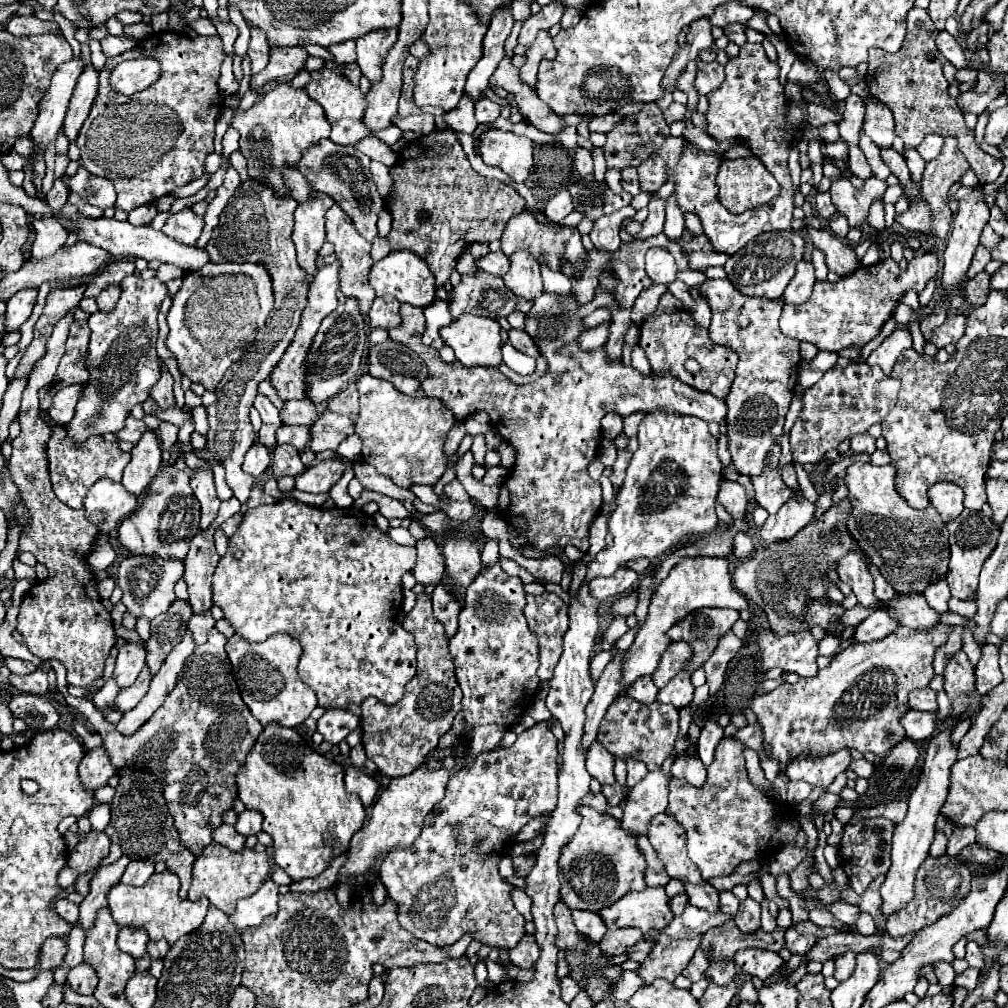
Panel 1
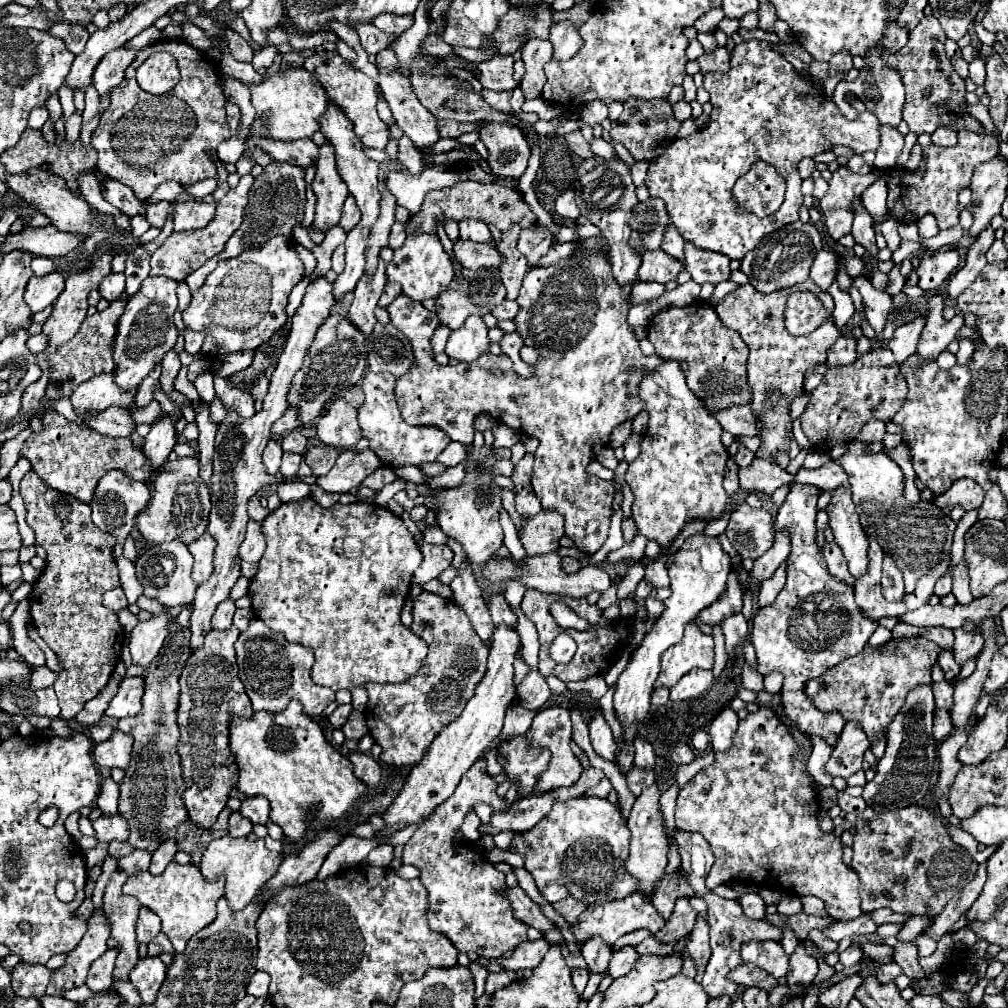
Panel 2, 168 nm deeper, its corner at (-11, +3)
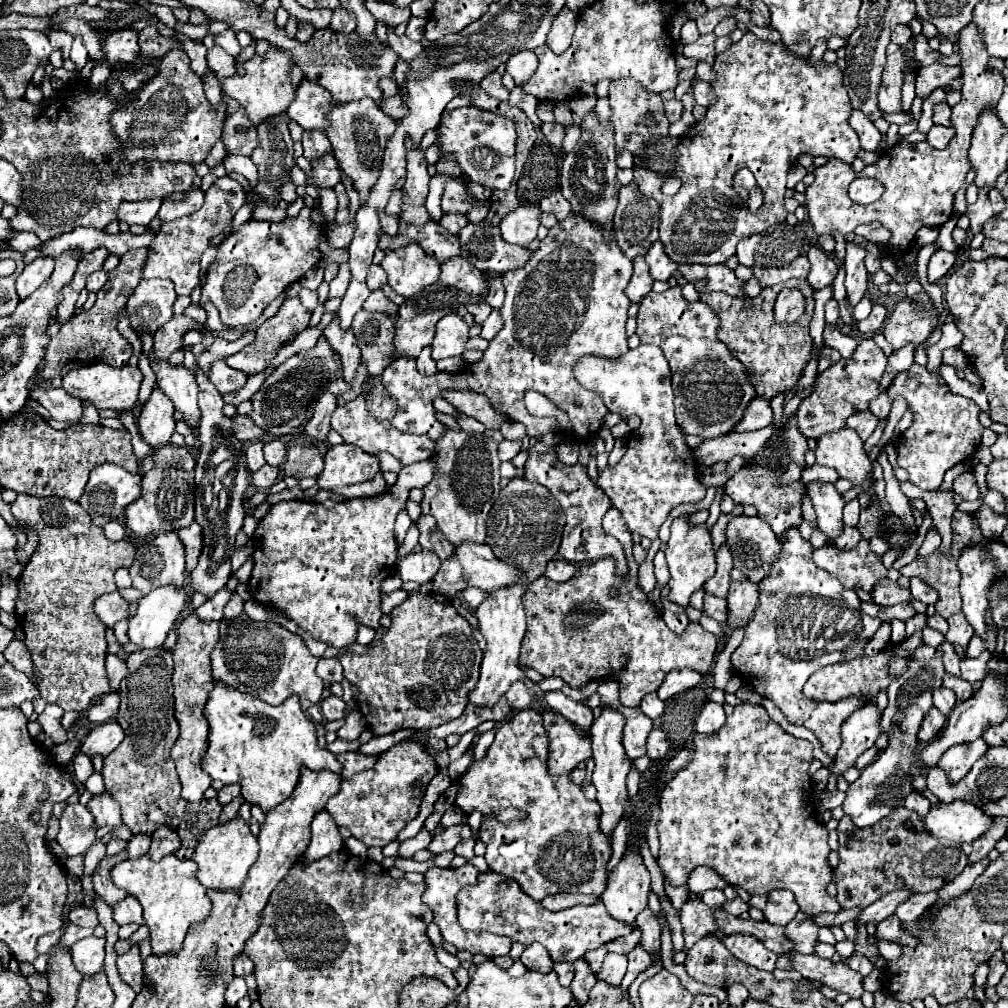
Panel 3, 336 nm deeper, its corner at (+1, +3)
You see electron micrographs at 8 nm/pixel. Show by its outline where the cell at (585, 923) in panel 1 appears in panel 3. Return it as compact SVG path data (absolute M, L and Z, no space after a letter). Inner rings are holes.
M575 960L573 966L575 966L575 978L571 982L571 992L575 996L577 1006L583 1006L587 1002L589 990L593 988L593 984L597 980L595 980L595 974L589 970L589 964L585 960Z

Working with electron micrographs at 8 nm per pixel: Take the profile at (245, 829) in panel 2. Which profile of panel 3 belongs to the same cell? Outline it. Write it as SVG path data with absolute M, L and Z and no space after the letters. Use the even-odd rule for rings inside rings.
M237 796L237 798L233 798L227 806L223 806L223 812L221 812L221 818L219 818L219 822L223 824L223 822L229 822L229 820L233 820L235 816L237 816L237 812L239 812L239 806L243 804L245 800L243 800L243 796Z

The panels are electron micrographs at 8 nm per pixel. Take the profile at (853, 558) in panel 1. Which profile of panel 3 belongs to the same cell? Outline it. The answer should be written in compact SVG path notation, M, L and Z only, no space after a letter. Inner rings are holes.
M809 482L807 494L813 502L813 508L817 512L817 526L821 532L829 538L829 542L843 532L843 496L835 490L833 484L823 482Z

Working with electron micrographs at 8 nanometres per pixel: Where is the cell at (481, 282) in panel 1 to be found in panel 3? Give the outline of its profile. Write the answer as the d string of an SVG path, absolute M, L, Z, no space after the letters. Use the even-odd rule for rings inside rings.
M459 258L457 260L447 260L445 264L441 264L441 276L435 284L431 284L429 288L425 288L425 292L421 292L421 296L409 298L407 302L403 302L399 306L399 320L395 322L395 338L393 338L393 360L397 358L417 358L419 352L431 344L433 334L435 334L435 324L449 312L455 312L455 308L465 300L465 296L477 298L477 296L485 296L487 286L481 278L481 270L477 270L473 264L469 264L467 260Z

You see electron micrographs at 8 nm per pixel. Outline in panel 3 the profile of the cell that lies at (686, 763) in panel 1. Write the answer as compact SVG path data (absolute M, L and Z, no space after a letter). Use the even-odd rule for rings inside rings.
M653 728L649 738L647 738L647 756L653 758L653 760L659 760L667 752L669 752L669 742L667 742L665 732L659 730L659 728Z

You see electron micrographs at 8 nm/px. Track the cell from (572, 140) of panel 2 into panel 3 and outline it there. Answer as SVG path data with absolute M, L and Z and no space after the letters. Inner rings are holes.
M545 122L545 124L541 124L541 130L543 130L545 138L553 146L561 148L561 142L563 142L563 136L565 136L565 126L563 124L559 124L559 122Z

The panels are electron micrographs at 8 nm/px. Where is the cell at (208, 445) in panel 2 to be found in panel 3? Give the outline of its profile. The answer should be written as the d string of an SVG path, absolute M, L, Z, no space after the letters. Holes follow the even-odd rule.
M149 352L149 362L155 372L157 386L173 400L175 408L183 412L187 424L199 424L201 414L197 408L197 382L195 376L183 366L173 366L169 360L157 360L155 352Z

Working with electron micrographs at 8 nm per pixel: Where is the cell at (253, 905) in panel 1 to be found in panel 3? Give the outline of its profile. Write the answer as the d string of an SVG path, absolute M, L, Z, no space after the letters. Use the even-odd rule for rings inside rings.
M321 810L313 818L311 830L313 830L311 844L305 850L305 854L303 854L307 862L323 858L323 856L327 856L331 852L339 852L343 848L343 838L339 834L339 828L337 828L335 820L329 816L327 810Z

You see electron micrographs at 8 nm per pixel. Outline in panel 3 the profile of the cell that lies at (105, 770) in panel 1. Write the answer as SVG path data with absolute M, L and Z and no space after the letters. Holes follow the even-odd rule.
M111 720L111 722L105 722L105 724L99 724L95 726L89 736L85 738L85 742L81 744L81 752L89 754L91 758L93 756L107 756L111 754L123 740L123 730L121 726Z

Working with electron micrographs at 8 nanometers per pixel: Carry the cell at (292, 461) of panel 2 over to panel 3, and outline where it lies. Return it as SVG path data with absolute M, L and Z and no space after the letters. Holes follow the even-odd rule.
M265 464L261 470L257 470L257 472L251 476L251 486L269 492L269 488L275 484L277 476L279 476L279 468L273 468L273 466Z

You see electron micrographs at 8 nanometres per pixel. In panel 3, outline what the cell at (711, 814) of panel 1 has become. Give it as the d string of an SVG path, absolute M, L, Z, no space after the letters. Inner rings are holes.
M737 704L733 714L727 716L727 722L723 724L723 728L715 734L709 736L701 736L695 734L693 738L693 758L691 762L679 770L669 782L667 786L661 790L661 798L659 798L659 822L657 822L657 834L659 834L659 842L661 842L661 850L659 850L659 868L665 874L665 880L671 882L671 886L681 886L687 884L689 872L695 870L697 866L709 866L713 870L717 870L721 874L721 878L731 884L731 886L741 886L745 892L749 894L767 894L769 890L775 888L787 888L795 894L795 900L799 904L799 908L811 916L819 916L823 912L839 912L841 906L835 898L831 898L827 894L827 884L831 880L831 868L827 864L827 856L829 856L829 844L827 844L827 828L821 826L815 818L815 802L807 800L811 794L811 776L809 776L809 764L813 762L813 746L807 740L799 740L791 734L787 734L777 722L773 722L767 714L767 710L763 706L753 706L753 704Z

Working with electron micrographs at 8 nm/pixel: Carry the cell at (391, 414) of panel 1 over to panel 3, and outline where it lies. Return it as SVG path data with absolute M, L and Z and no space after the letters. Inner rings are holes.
M357 396L353 402L337 408L333 412L333 416L331 416L331 428L341 434L341 438L345 440L345 444L353 444L353 446L357 446L357 448L361 448L363 452L369 452L369 454L389 452L403 466L415 464L415 462L421 462L421 460L429 460L433 456L433 448L435 448L435 442L431 438L427 438L427 436L405 434L405 432L399 432L397 428L393 428L389 422L377 422L365 410L365 398L363 396Z

